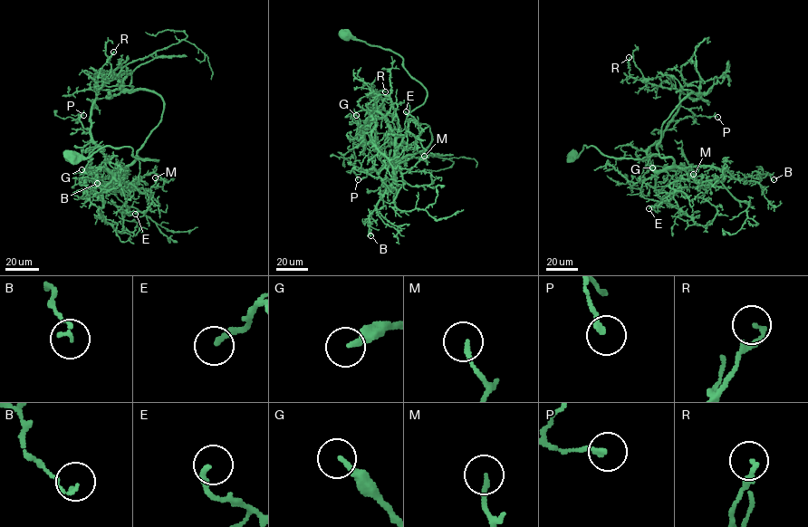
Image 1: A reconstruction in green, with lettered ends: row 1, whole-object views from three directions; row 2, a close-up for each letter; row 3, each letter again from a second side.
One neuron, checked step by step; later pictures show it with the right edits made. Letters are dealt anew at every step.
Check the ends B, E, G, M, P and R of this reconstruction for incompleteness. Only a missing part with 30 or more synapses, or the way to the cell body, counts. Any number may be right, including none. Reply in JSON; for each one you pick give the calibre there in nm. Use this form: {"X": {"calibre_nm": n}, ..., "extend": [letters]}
{"extend": []}

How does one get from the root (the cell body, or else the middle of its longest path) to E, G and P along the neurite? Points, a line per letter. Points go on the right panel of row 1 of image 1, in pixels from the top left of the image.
E: (572, 154), (594, 146), (615, 158), (671, 157), (687, 177), (673, 182), (669, 186), (675, 191), (649, 208)
G: (572, 154), (594, 146), (615, 158), (658, 154), (673, 158), (669, 167), (681, 164), (676, 171), (652, 167)
P: (572, 154), (594, 146), (615, 158), (671, 157), (663, 169), (647, 150), (666, 130), (717, 117)

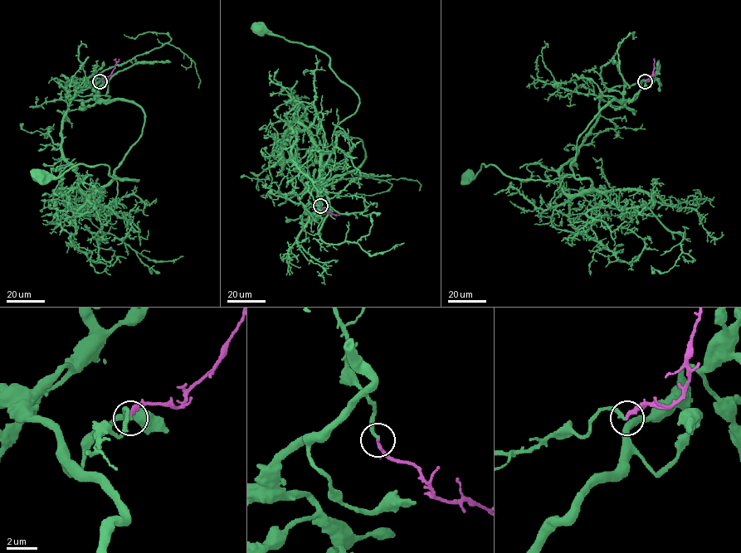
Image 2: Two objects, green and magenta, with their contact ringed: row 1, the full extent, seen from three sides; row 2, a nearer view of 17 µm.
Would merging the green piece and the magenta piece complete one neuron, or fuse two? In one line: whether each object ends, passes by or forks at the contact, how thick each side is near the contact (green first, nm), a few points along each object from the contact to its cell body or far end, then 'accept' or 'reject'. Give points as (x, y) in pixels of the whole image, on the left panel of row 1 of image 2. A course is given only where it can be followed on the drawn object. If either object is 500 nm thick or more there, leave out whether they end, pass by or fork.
green ends there; magenta ends there; 240 nm thick on the green side, 240 nm on the other; green runs (99, 80), (69, 105), (61, 153), (84, 193), (114, 174), (138, 180), (113, 177), (103, 164), (38, 175); magenta runs (99, 80), (109, 76), (118, 59); accept

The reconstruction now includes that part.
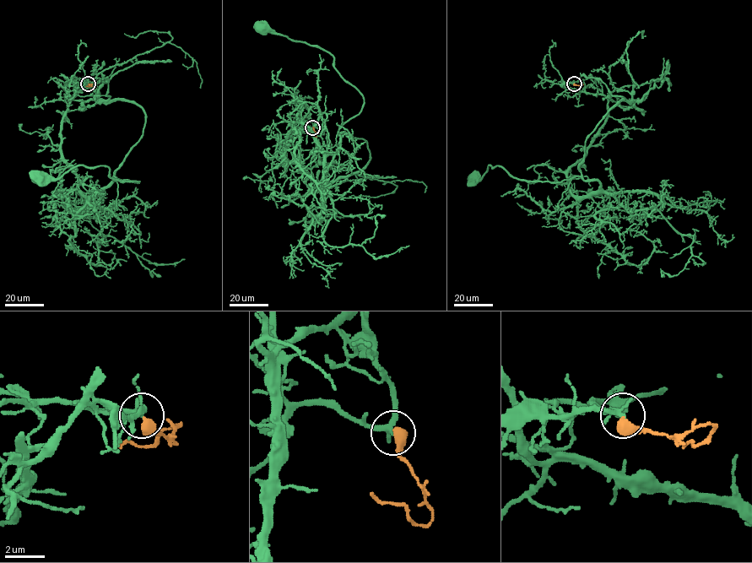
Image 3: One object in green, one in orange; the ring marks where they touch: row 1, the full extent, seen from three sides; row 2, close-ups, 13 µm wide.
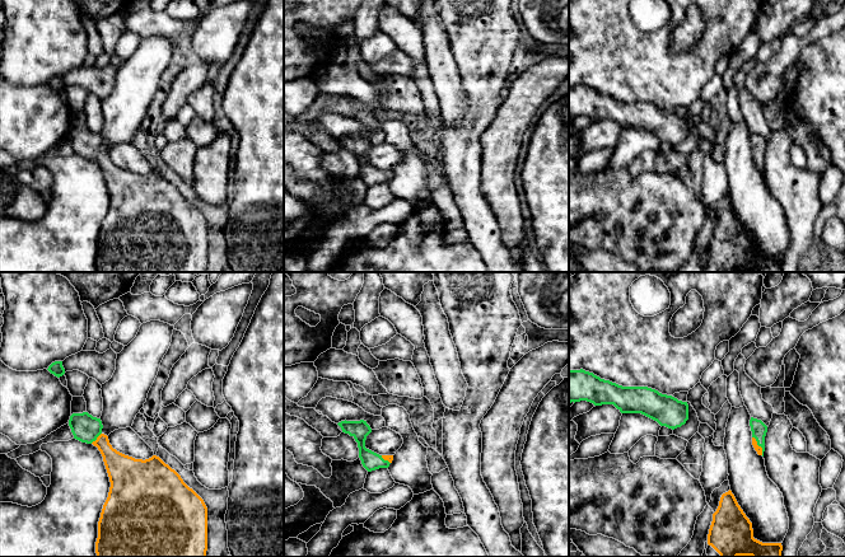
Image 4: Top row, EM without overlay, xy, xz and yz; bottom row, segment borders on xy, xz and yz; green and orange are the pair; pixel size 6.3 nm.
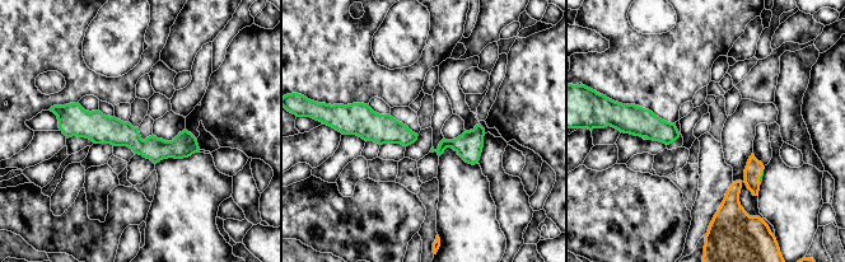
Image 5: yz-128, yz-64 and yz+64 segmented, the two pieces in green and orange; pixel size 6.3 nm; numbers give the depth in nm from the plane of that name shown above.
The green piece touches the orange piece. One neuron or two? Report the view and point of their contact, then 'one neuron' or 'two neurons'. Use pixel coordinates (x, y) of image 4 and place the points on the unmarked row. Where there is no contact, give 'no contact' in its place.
xy (96, 154) | one neuron

